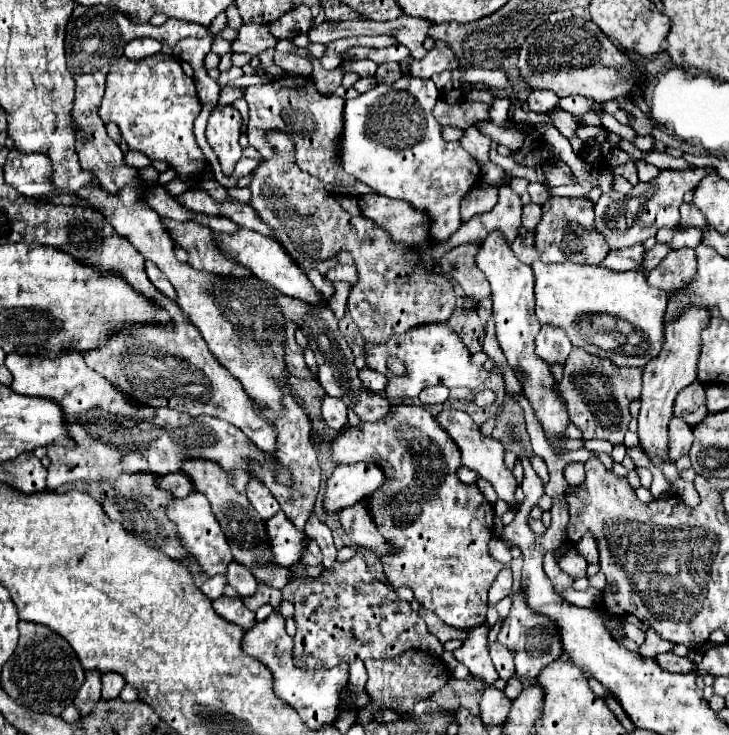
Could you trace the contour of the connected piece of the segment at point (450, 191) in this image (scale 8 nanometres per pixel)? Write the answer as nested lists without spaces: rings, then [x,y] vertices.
[[[402,76],[394,84],[378,84],[374,90],[368,90],[356,98],[346,100],[344,104],[344,128],[338,148],[340,166],[352,174],[362,184],[370,186],[376,194],[386,198],[396,198],[408,202],[412,208],[422,210],[430,216],[432,228],[430,238],[434,242],[446,242],[460,226],[460,200],[480,180],[478,162],[460,146],[460,142],[446,142],[442,138],[442,126],[436,122],[432,110],[440,98],[438,88],[432,80]]]

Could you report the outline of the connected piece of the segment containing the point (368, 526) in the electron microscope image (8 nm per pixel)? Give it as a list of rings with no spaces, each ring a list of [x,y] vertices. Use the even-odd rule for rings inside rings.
[[[364,500],[356,502],[352,508],[344,508],[344,512],[340,512],[340,522],[342,528],[346,530],[348,538],[364,550],[370,550],[376,554],[376,558],[382,558],[386,554],[392,554],[392,544],[388,544],[378,528],[372,524],[368,510],[364,508]]]

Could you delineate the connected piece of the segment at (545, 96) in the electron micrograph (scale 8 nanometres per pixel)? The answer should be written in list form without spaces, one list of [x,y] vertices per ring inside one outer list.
[[[532,90],[526,102],[528,102],[528,108],[532,112],[544,114],[544,112],[556,108],[558,102],[560,102],[560,98],[554,92],[548,92],[548,90]]]

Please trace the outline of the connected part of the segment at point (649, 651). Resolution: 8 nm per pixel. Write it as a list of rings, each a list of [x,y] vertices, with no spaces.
[[[652,628],[646,632],[646,642],[640,646],[640,654],[642,656],[656,656],[660,652],[670,652],[674,648],[672,642],[662,640],[660,636],[656,636],[656,632],[652,632]]]

